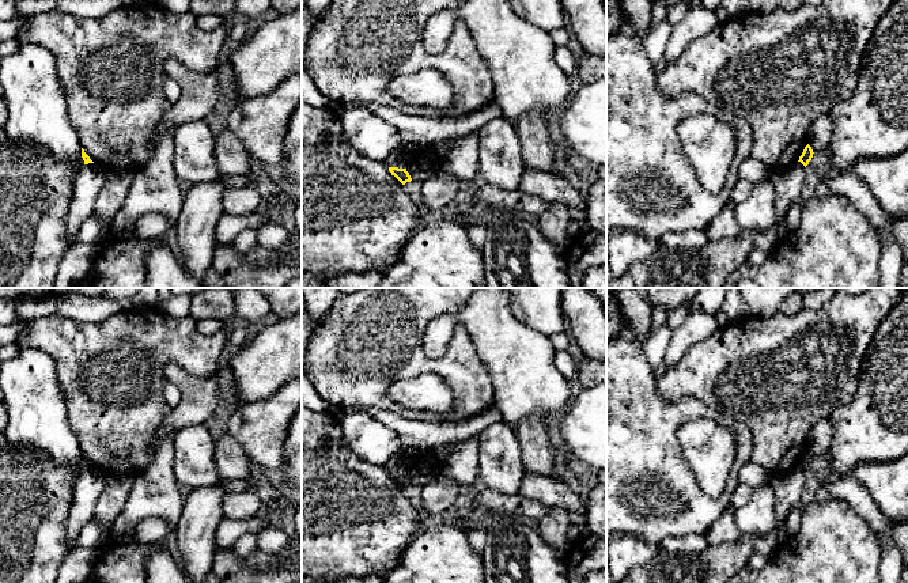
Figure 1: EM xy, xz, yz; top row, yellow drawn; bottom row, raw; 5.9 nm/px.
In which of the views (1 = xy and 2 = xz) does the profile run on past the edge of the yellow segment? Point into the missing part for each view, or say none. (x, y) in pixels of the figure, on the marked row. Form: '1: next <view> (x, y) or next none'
1: next none
2: next none

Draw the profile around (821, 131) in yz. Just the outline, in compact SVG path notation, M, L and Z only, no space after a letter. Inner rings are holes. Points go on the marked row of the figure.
M831 113L818 116L810 129L809 145L813 152L825 151L829 148L833 133L833 121Z

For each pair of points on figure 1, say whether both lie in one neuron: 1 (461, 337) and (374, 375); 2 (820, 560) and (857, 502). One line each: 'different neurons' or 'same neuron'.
1: same neuron
2: different neurons

